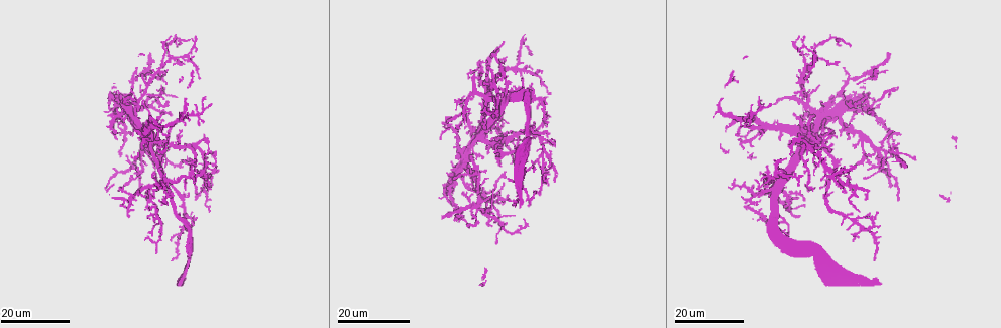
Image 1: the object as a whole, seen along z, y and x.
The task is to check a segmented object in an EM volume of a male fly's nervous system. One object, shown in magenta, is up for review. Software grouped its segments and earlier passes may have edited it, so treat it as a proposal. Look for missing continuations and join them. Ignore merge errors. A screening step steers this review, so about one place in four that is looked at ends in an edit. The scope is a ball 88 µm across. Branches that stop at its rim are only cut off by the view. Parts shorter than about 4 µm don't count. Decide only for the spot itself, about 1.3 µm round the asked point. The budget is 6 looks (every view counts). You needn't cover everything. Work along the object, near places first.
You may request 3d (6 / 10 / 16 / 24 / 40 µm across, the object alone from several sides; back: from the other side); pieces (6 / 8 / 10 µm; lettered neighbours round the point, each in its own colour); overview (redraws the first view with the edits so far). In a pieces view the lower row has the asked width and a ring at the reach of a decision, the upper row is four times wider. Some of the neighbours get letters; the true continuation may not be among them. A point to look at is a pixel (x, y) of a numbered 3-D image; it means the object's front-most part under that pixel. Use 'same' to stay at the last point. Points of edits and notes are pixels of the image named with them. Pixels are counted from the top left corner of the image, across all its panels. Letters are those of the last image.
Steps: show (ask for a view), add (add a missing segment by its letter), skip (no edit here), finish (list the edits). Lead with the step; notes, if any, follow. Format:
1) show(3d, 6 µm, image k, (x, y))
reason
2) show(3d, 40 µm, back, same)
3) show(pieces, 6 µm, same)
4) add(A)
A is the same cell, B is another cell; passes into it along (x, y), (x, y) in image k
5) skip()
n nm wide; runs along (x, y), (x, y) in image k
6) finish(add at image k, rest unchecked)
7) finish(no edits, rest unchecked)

show(3d, 16 µm, image 1, (148, 164))
tapers out

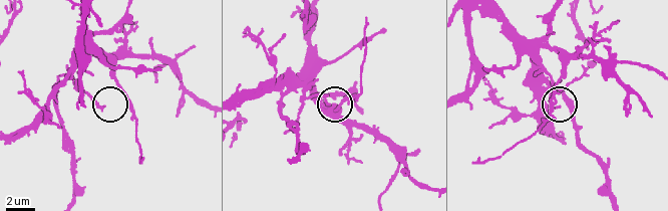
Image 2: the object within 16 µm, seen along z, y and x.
show(pieces, 10 µm, image 2, (326, 105))

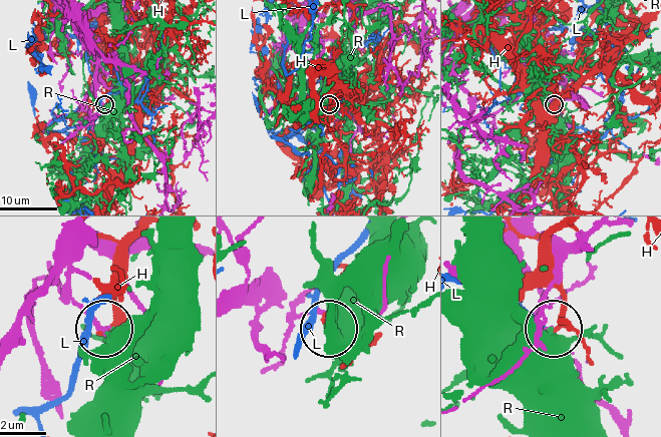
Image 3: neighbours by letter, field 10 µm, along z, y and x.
skip()
H, L and R are other cells; runs along (74, 237), (68, 288), (80, 311), (103, 329) in image 3; no lettered segment goes on from it

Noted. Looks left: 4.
show(3d, 24 µm, image 1, (486, 171))
an open end

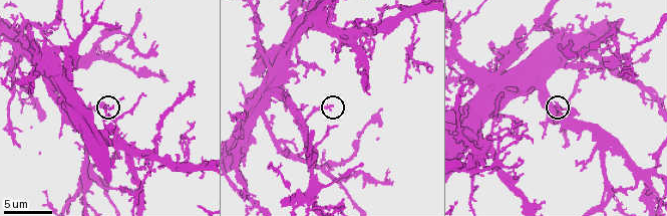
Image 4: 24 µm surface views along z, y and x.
show(pieces, 10 µm, image 4, (554, 104))

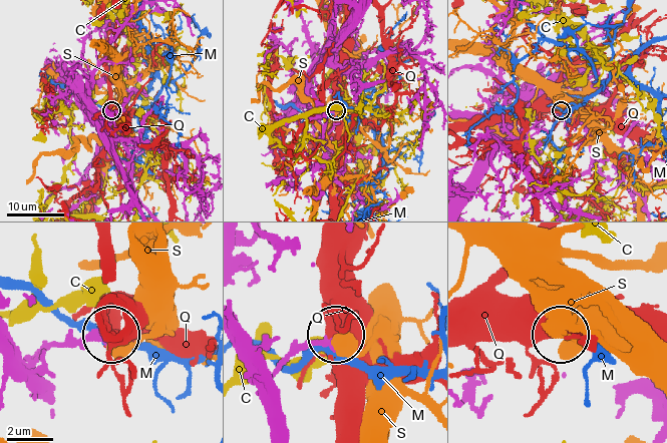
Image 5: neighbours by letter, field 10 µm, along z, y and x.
skip()
C, M, Q and S are other cells; no lettered segment goes on from it

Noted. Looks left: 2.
show(3d, 24 µm, image 1, (890, 129))
free end

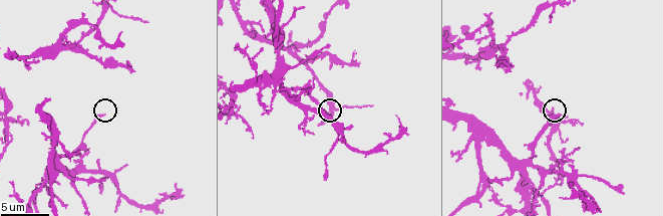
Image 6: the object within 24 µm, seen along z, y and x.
show(pieces, 10 µm, image 6, (559, 115))
what lies round it

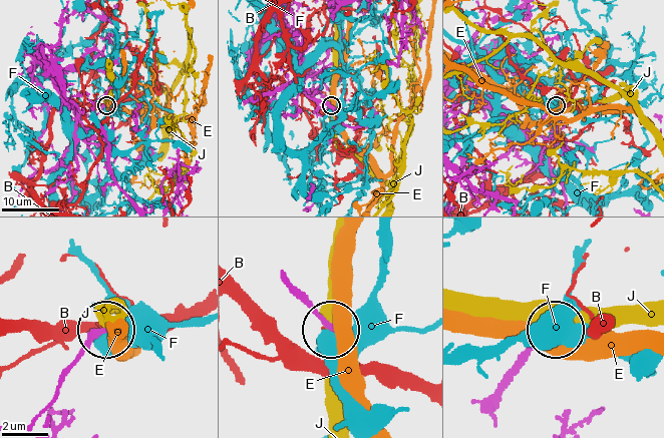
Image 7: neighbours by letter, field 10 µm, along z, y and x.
skip()
190 nm wide; B, E, F and J are other cells; runs along (282, 276), (330, 329) in image 7; no lettered segment goes on from it

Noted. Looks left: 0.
finish(no edits, rest unchecked)

